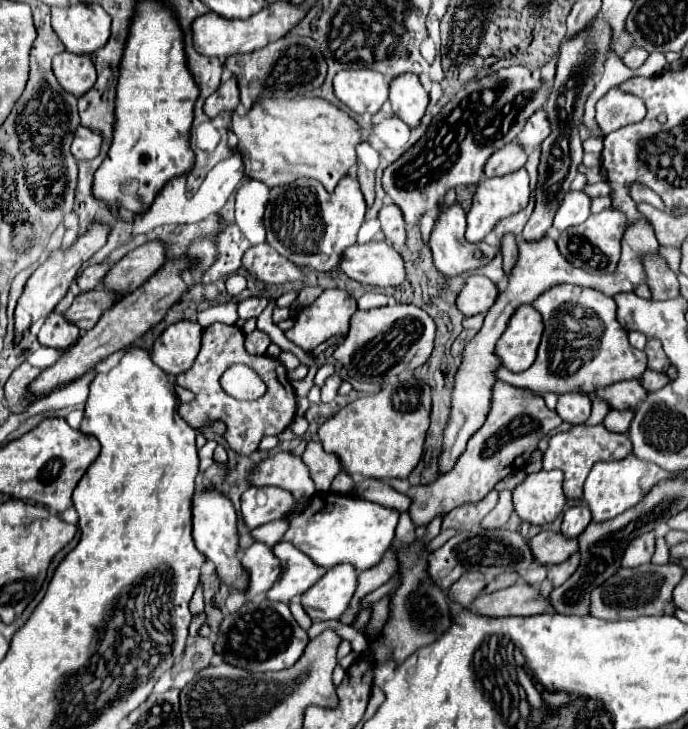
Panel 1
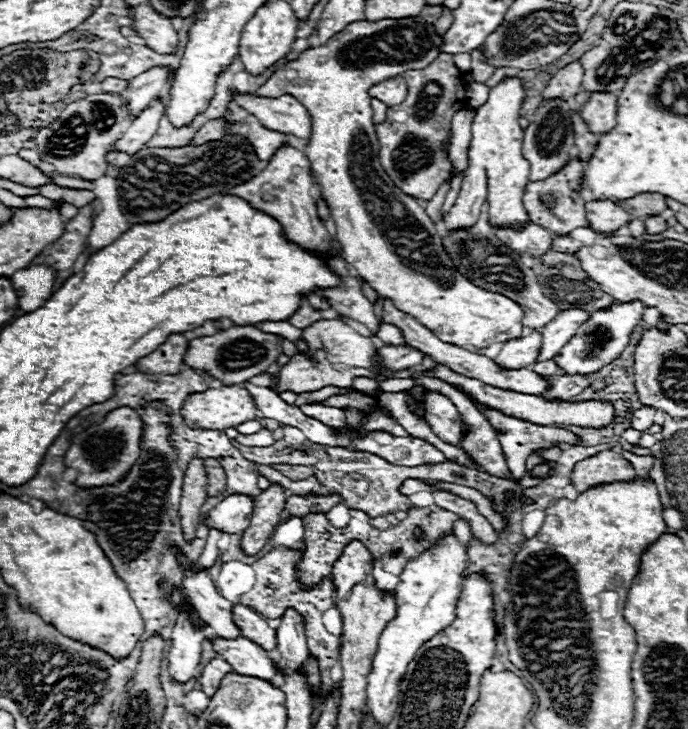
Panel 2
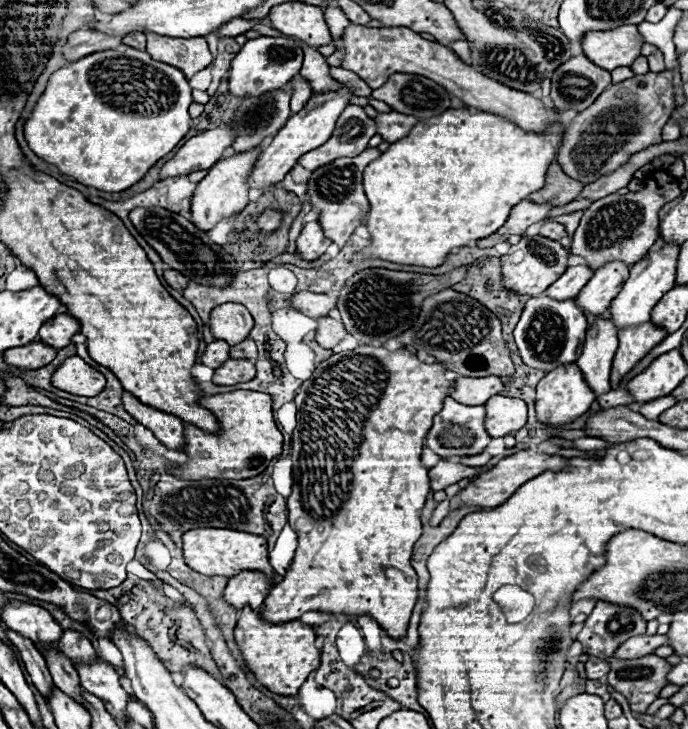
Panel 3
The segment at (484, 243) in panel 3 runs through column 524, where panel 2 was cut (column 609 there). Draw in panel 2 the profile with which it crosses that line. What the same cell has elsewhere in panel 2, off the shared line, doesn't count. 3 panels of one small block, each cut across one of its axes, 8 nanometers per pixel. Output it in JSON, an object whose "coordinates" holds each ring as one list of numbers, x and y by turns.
{"coordinates":[[592,200,586,202,586,216,596,232,614,232,622,224,630,222,630,216,626,210,616,206,612,200]]}

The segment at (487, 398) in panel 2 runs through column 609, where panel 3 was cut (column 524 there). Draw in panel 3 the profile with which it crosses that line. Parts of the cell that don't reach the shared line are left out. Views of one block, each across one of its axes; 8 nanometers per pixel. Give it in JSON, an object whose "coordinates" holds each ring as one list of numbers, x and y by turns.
{"coordinates":[[494,396,486,406,486,432,492,438,504,438,526,424,526,402,520,398]]}

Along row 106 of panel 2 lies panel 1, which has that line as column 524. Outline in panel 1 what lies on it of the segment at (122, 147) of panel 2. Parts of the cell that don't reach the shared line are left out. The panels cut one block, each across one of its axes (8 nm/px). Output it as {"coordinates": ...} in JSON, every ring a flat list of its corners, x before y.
{"coordinates":[[510,142,504,148,496,150,488,158,488,162,484,166,484,174,486,176,504,176,504,174,510,174,510,172,522,168,526,164,526,158,528,158,526,150,518,142]]}

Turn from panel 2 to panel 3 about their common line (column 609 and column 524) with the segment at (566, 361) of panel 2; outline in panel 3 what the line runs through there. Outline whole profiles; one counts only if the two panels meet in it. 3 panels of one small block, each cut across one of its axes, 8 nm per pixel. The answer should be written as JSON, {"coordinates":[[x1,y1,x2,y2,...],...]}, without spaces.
{"coordinates":[[534,296,522,310,522,316,514,328,514,342,526,366,548,372,562,364,576,362,586,340,586,328,586,316,582,314,582,310,578,310,578,306,574,306,572,298,558,302,546,296]]}

